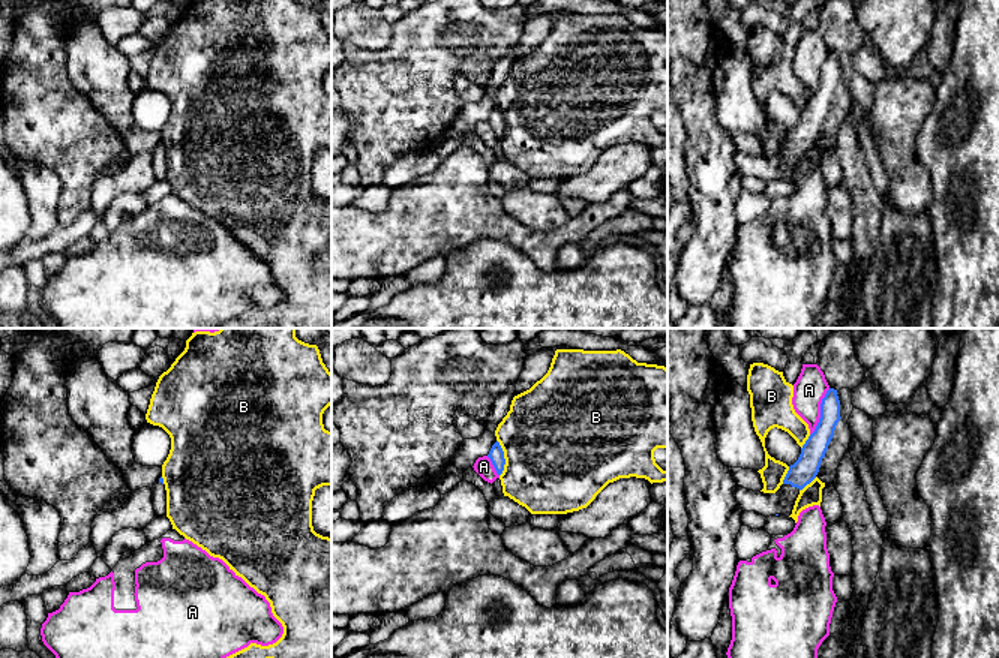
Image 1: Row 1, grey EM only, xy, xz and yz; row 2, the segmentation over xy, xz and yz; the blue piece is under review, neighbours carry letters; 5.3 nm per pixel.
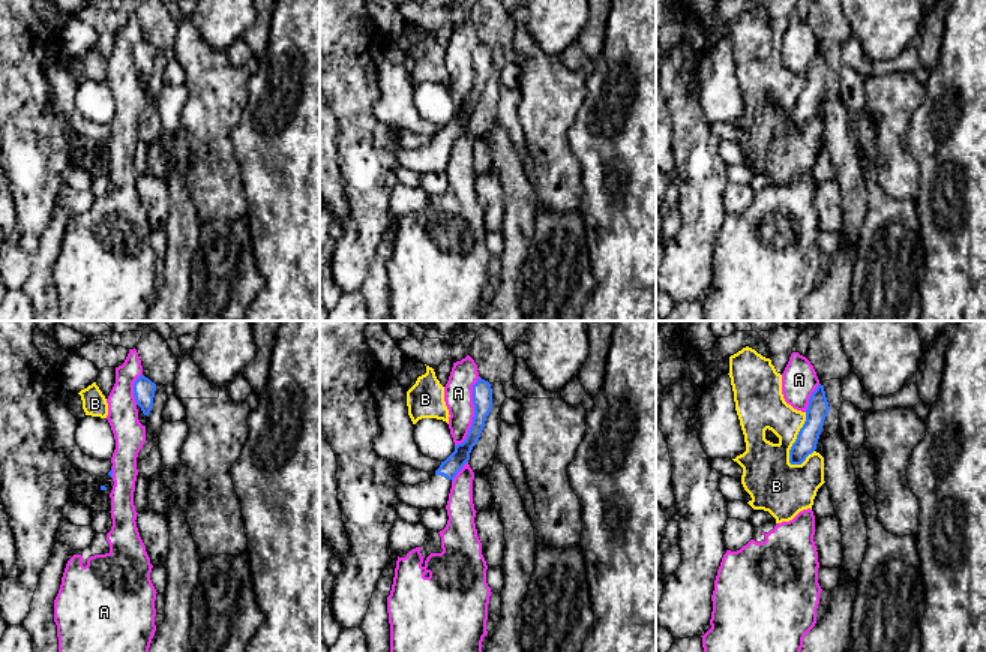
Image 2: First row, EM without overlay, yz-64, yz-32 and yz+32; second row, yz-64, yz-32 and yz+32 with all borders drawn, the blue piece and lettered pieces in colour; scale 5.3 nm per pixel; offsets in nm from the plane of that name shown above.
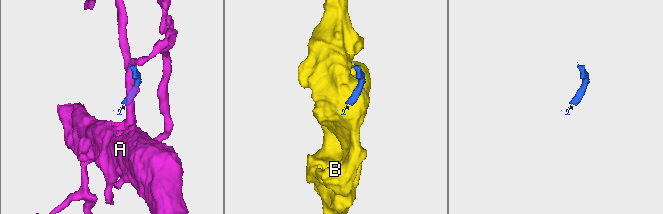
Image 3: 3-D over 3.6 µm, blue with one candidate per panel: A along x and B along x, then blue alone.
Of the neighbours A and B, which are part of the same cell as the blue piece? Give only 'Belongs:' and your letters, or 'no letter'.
Belongs: no letter

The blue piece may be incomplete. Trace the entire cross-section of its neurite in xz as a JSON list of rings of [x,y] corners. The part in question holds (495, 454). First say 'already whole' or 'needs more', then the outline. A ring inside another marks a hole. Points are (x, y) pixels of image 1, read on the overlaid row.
already whole; [[[498,441],[492,445],[488,457],[490,459],[496,474],[501,475],[504,471],[506,459],[504,459],[504,451]]]

